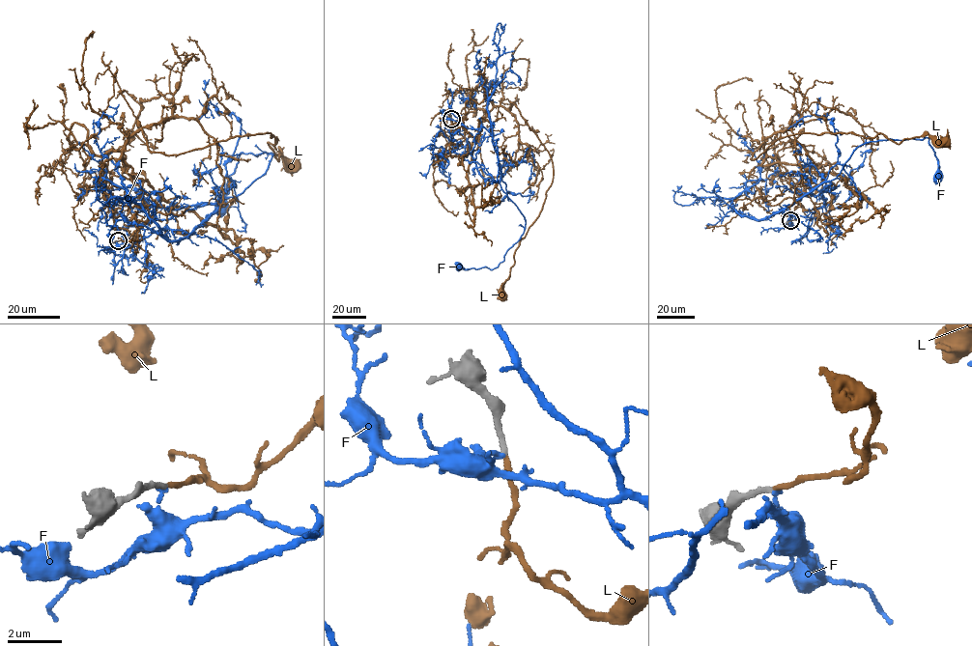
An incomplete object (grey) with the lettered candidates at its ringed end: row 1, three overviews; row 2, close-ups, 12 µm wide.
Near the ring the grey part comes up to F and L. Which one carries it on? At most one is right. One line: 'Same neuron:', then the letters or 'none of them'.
Same neuron: L

